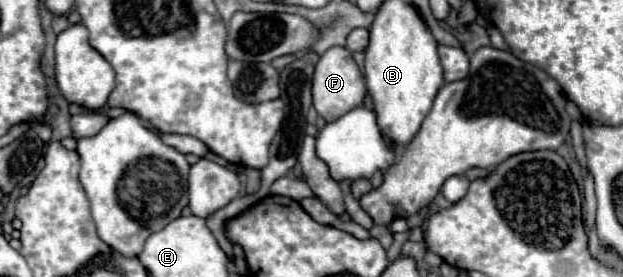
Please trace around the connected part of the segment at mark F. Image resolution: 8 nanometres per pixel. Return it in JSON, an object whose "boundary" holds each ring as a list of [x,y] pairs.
{"boundary":[[[334,46],[330,50],[326,50],[320,56],[320,62],[316,66],[314,72],[314,86],[312,86],[312,96],[314,96],[314,108],[316,112],[326,120],[326,122],[334,122],[340,116],[344,116],[346,112],[358,108],[364,104],[364,96],[366,96],[366,84],[364,84],[364,76],[360,74],[352,54],[342,48],[342,46]]]}

